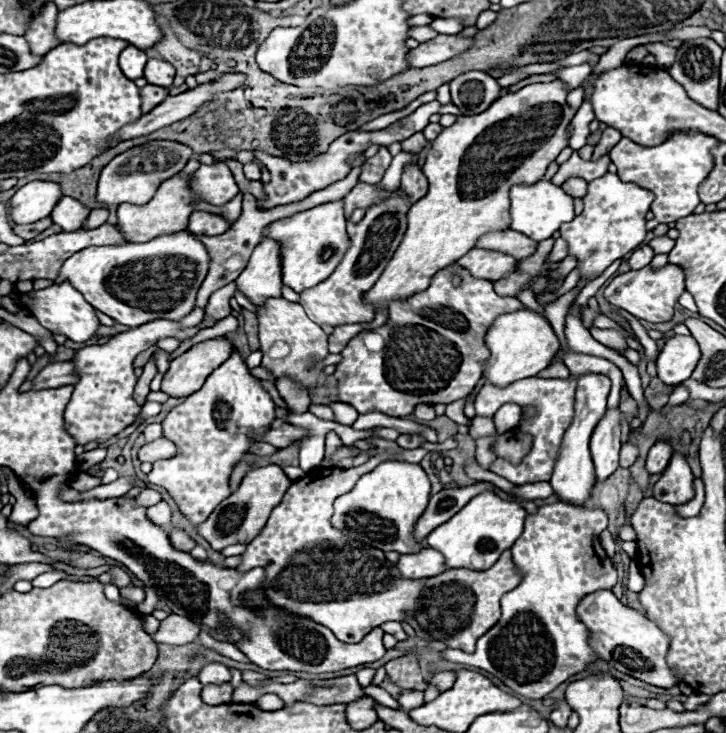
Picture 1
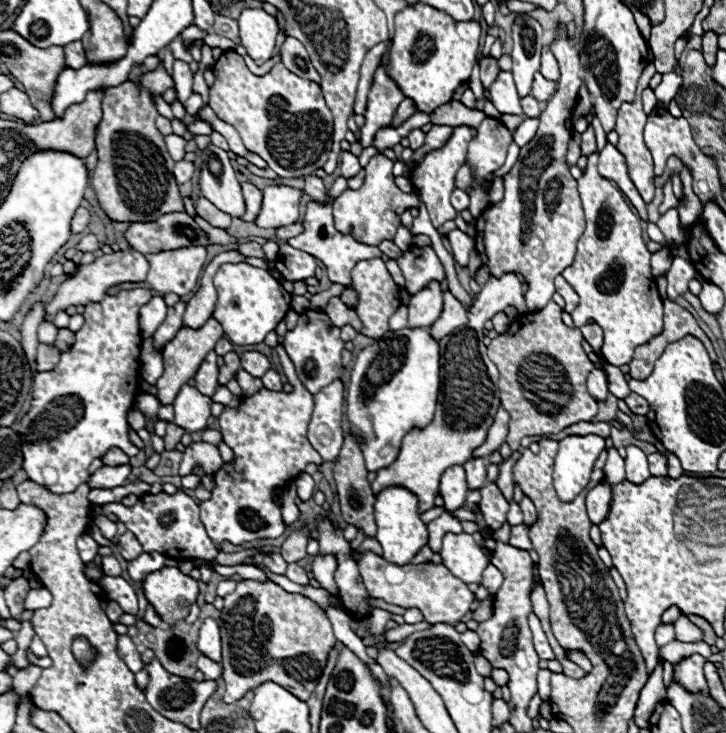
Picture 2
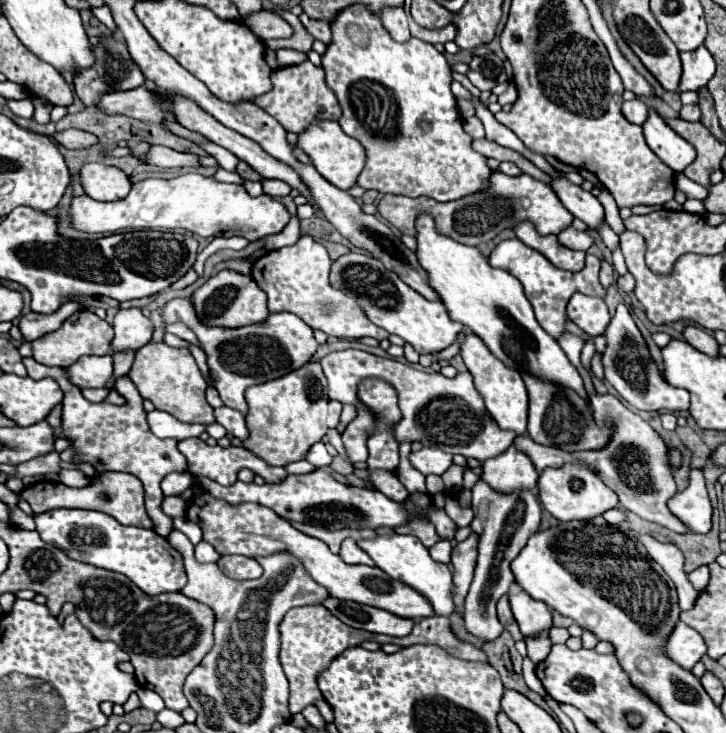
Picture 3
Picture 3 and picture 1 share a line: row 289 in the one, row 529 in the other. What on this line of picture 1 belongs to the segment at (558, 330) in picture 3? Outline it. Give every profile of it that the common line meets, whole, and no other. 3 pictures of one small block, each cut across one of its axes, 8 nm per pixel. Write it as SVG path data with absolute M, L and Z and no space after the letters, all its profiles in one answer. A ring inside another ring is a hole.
M566 502L544 504L536 508L536 514L528 514L524 520L524 532L510 548L512 562L522 574L522 580L514 590L502 596L502 618L482 638L478 638L476 652L466 654L462 650L442 650L442 660L482 668L500 678L514 692L530 700L544 698L572 674L578 674L586 670L588 664L596 662L598 656L588 646L588 628L576 618L576 606L586 594L592 594L596 590L612 590L612 586L616 584L616 568L598 542L598 534L606 526L608 514L602 508L578 508Z

